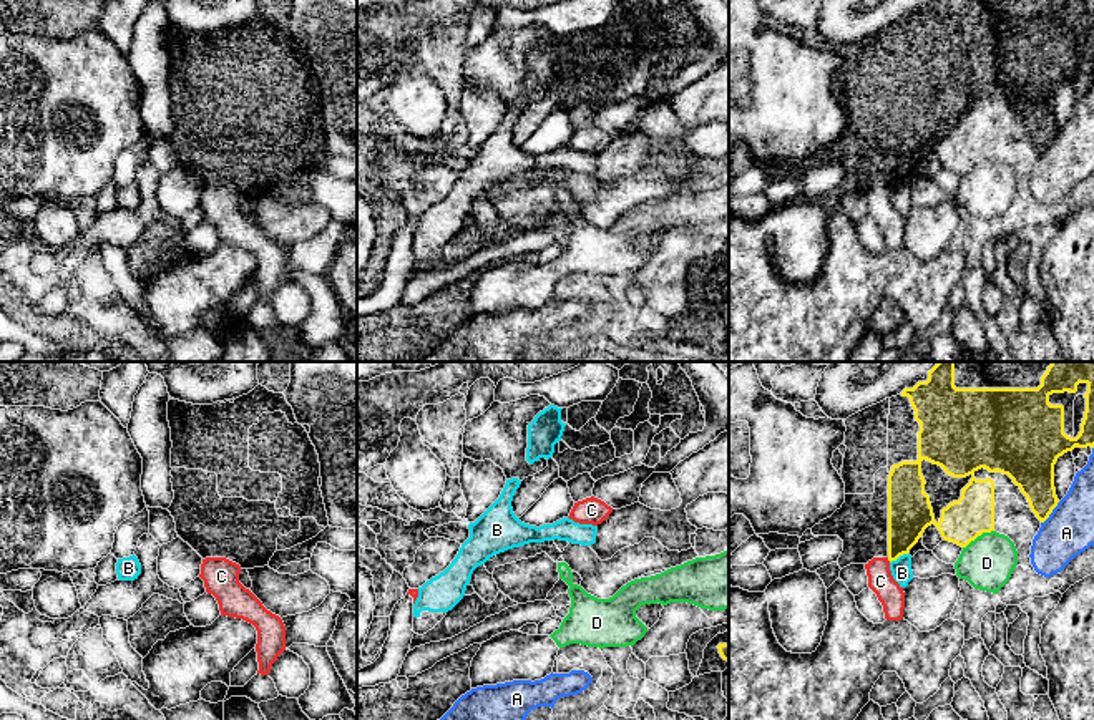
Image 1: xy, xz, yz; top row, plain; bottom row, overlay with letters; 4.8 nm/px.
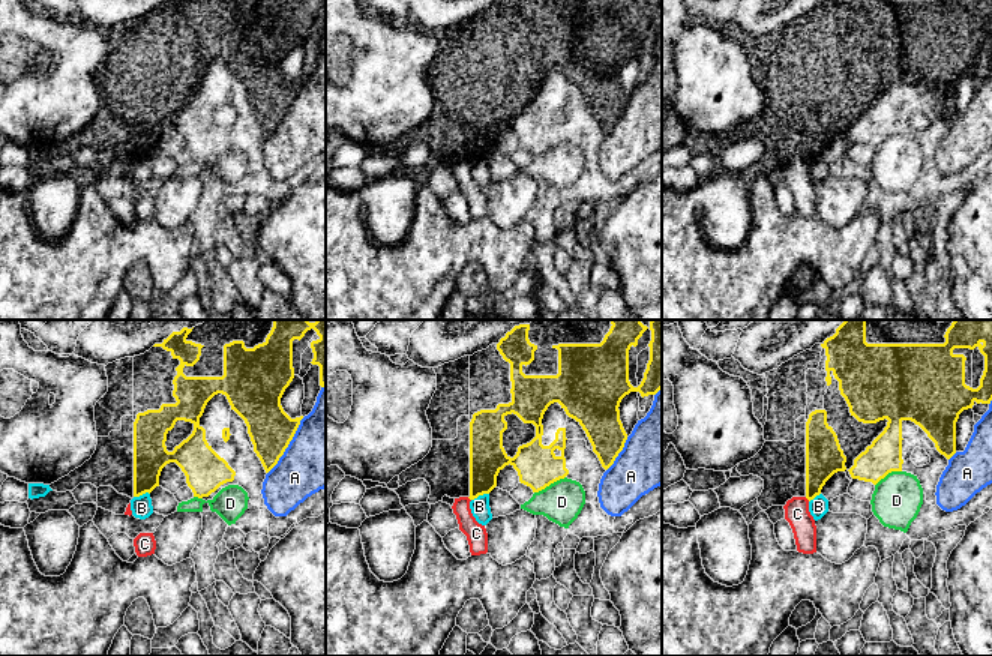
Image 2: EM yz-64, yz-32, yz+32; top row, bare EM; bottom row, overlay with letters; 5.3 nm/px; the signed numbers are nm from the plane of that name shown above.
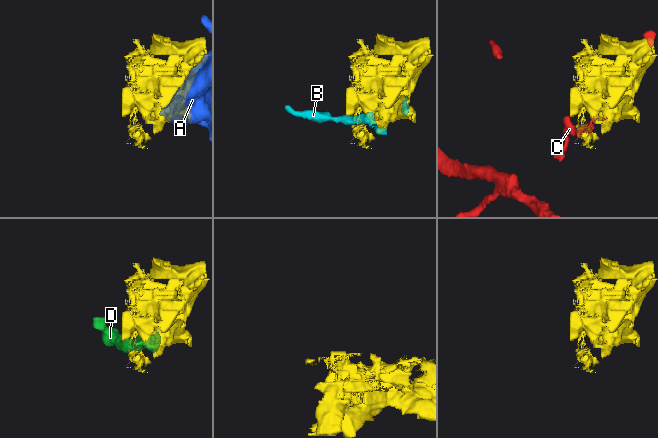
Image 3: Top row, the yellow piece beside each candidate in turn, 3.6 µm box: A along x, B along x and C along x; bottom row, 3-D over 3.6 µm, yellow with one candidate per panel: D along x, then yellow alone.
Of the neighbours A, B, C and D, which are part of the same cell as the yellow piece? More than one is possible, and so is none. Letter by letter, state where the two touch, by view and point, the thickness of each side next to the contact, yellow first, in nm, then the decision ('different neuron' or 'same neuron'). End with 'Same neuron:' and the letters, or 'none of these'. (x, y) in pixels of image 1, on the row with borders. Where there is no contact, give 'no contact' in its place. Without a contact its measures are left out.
A: yz (1051, 511) | 220/240 nm | different neuron
B: yz (898, 556) | 220/100 nm | different neuron
C: yz (888, 559) | 220/120 nm | different neuron
D: yz (978, 535) | 220/260 nm | different neuron
Same neuron: none of these

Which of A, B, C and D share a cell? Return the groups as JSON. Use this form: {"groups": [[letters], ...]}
{"groups": [["A"], ["B"], ["C"], ["D"]]}

